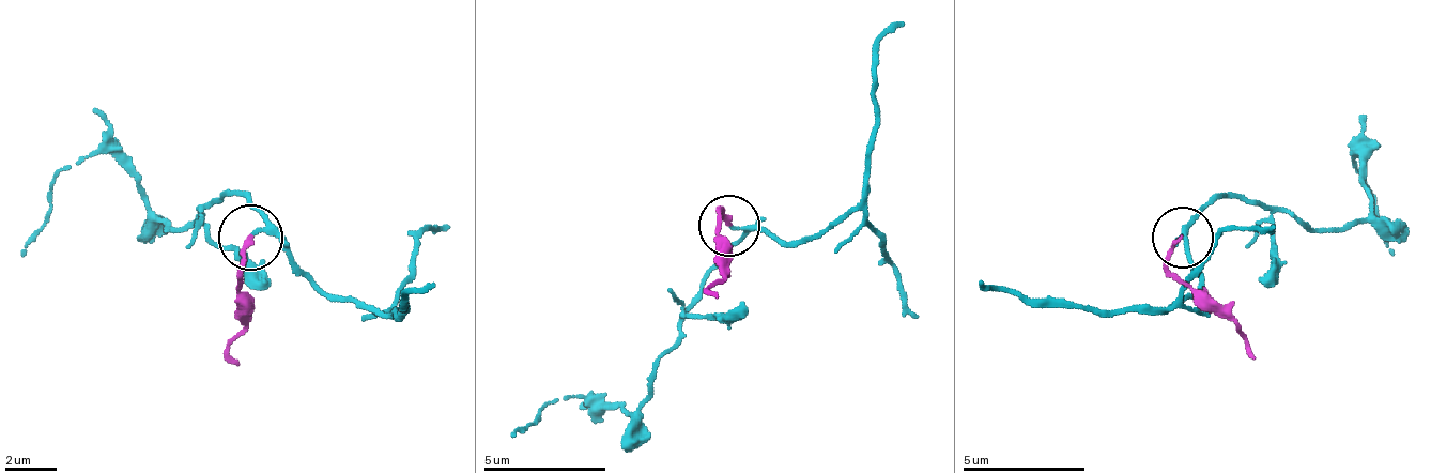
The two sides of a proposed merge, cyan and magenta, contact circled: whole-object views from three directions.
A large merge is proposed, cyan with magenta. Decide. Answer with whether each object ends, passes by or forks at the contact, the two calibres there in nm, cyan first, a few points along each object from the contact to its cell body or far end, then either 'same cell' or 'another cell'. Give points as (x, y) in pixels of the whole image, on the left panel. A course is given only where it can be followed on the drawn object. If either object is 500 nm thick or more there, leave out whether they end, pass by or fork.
cyan passes by; magenta ends; calibres 130 and 180 nm; course cyan (252, 232), (265, 219), (240, 194), (174, 226), (162, 219), (110, 155), (85, 155), (65, 168), (20, 258); course magenta (252, 239), (240, 329), (226, 348), (240, 367); same cell

